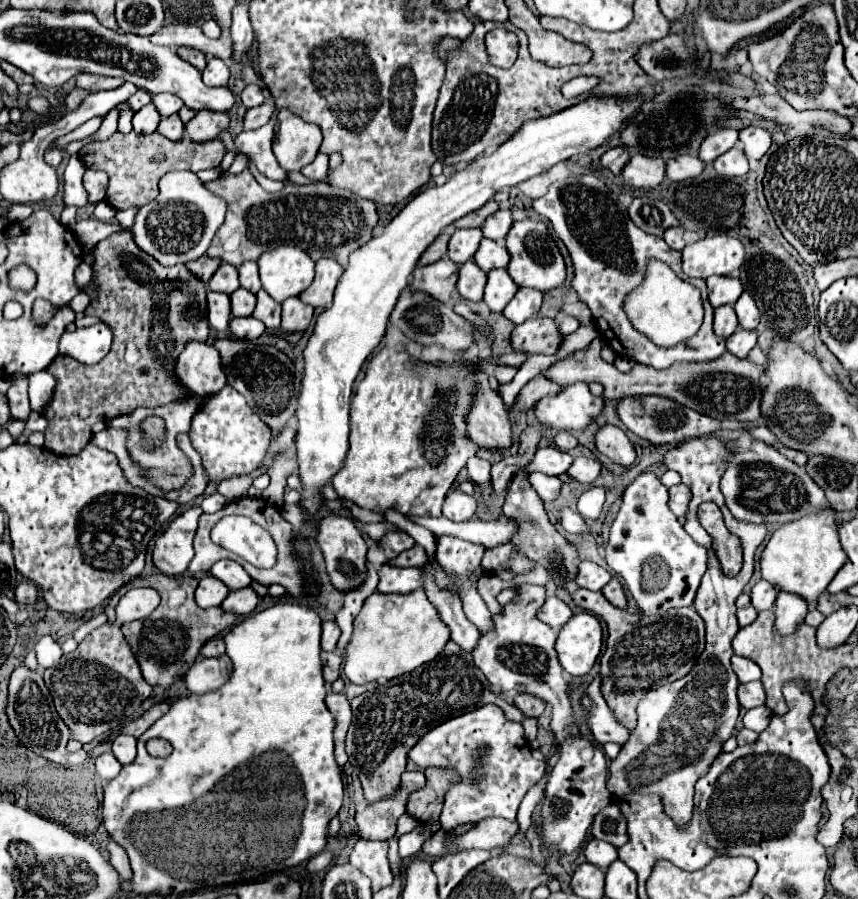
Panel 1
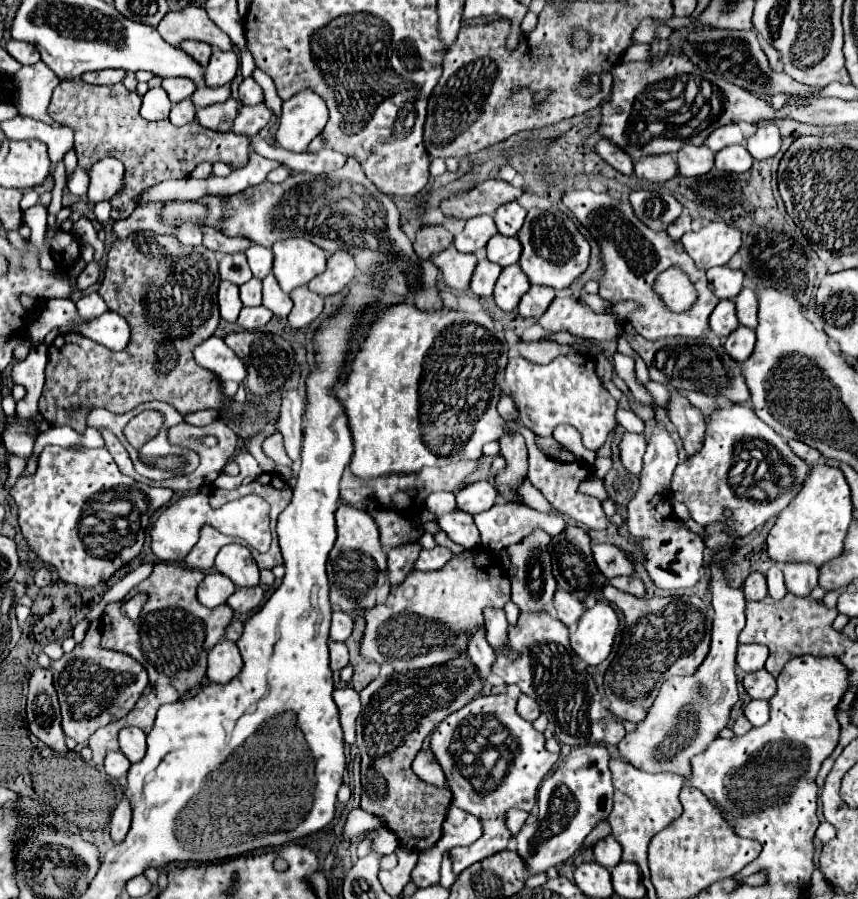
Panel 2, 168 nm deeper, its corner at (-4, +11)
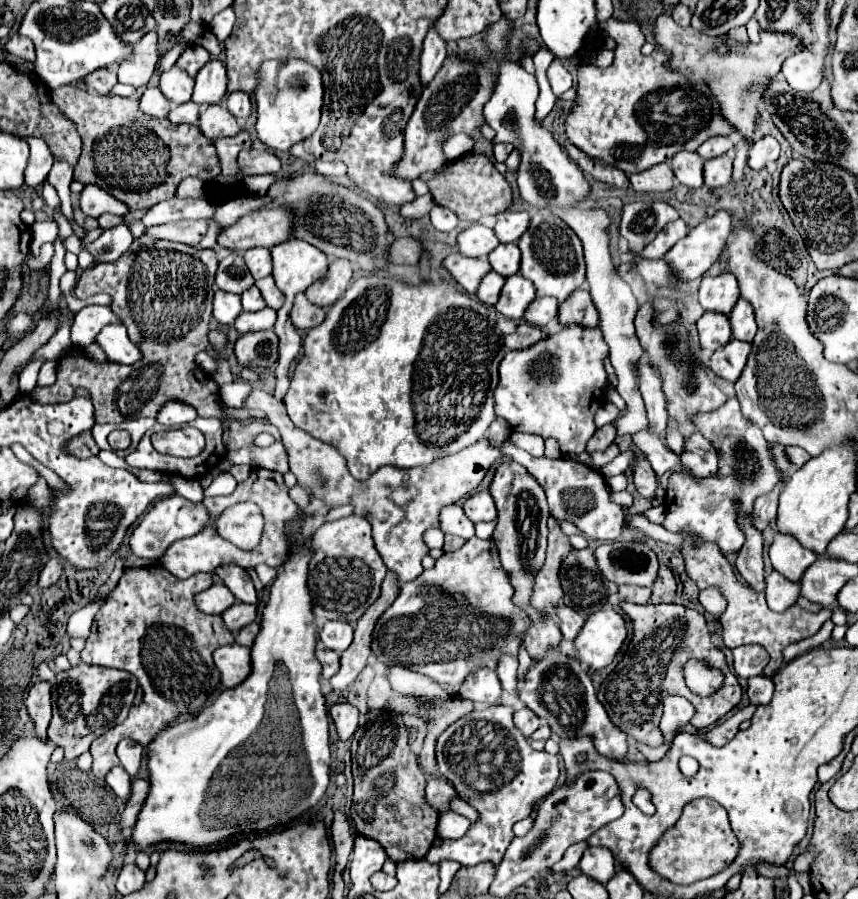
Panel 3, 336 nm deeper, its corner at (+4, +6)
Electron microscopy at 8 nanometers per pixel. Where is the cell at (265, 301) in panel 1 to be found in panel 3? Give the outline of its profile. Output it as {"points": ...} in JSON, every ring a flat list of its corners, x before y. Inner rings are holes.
{"points":[[266,276,266,278,258,280,256,286,258,286,258,290,262,292,262,296,264,296,264,300,266,300,266,306,270,306,270,308,274,308,274,310,280,310,280,308,282,308,282,304,284,304,284,294,278,290,278,286,276,286,276,282,274,282,272,276]]}

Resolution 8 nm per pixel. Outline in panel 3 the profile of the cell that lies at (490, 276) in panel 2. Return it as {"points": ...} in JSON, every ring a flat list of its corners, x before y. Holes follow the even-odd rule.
{"points":[[496,272,486,274,486,278,482,278,480,288,478,288,478,292,476,292,478,298,480,298,484,304,494,306,494,304,498,302,498,298,500,298,500,290,502,290,504,282,506,282,506,278,500,276,500,274,496,274]]}

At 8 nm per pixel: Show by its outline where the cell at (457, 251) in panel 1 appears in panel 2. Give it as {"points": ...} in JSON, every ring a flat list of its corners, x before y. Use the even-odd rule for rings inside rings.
{"points":[[490,215,470,217,466,221,466,227,454,237,454,247,462,253,474,253,474,251,482,249,488,243,488,239,496,233,498,233,498,229]]}

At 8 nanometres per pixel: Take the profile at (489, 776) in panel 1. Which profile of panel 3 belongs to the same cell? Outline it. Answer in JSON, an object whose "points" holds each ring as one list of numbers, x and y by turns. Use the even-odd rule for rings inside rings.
{"points":[[488,706,484,710,476,708,468,716,450,724,440,734,440,738,436,742,436,762,438,762,440,776,454,782,458,794,462,794,462,800,466,800,470,806,474,806,480,812,480,820,474,826,470,826,470,830,462,838,444,840,438,848,434,848,432,852,434,852,436,862,456,860,456,862,466,864,466,866,480,864,480,862,492,862,494,866,498,866,504,858,506,848,510,846,510,842,514,838,512,824,522,820,522,818,528,818,532,814,532,808,536,806,536,802,540,802,542,798,546,798,546,794,550,794,554,790,558,774,560,774,558,772,558,758,548,754,548,752,532,750,528,738,524,738,522,732,514,726,512,714,514,714,512,706],[466,768,478,768,476,782,470,784,464,780]]}

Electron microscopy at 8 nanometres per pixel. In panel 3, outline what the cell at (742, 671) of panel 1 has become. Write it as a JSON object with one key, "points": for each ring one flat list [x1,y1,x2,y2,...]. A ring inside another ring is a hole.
{"points":[[754,644,738,646,732,652,734,652,734,670,740,678,760,676,770,660,766,650,762,650,762,646,754,646]]}

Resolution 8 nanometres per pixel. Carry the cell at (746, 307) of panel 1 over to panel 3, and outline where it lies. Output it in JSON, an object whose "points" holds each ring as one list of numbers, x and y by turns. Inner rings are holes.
{"points":[[742,300,734,306,734,310,728,314,730,326,732,326,732,336,742,342,752,342,756,334,756,320,754,320,754,310,750,302]]}

